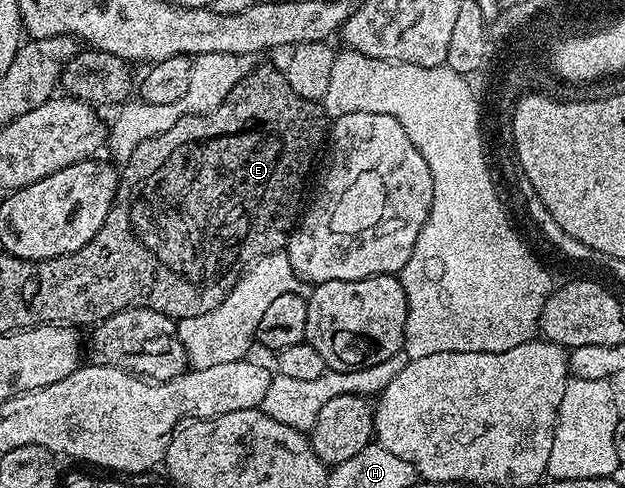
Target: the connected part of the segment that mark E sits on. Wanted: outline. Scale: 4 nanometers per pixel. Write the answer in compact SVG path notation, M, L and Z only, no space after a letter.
M255 65L250 74L243 77L236 84L227 98L219 104L218 107L212 108L203 114L186 114L182 119L176 120L176 124L168 129L168 132L161 132L158 136L152 136L151 139L144 140L142 144L131 154L131 159L124 163L118 176L118 190L114 193L114 206L108 212L108 216L104 220L104 224L100 228L100 232L96 232L96 236L92 236L92 240L88 240L88 244L84 244L84 248L76 248L78 254L78 302L76 306L68 306L70 310L74 310L72 316L78 318L78 328L90 328L95 324L104 321L108 316L112 316L116 312L124 312L128 308L148 308L152 312L160 312L166 318L180 319L191 318L192 316L204 316L204 312L212 312L212 308L216 308L216 304L220 304L224 300L224 296L228 296L228 292L237 284L242 276L242 271L246 269L250 263L255 262L258 258L262 258L265 254L277 254L285 247L290 240L290 232L296 225L296 219L300 214L300 206L298 210L298 201L302 198L302 185L306 182L306 177L310 174L310 165L314 162L314 157L318 154L318 149L323 149L324 143L328 138L328 119L325 110L319 103L312 100L304 100L304 96L296 96L296 92L292 92L292 88L288 84L285 73L281 69L278 70L274 66Z

